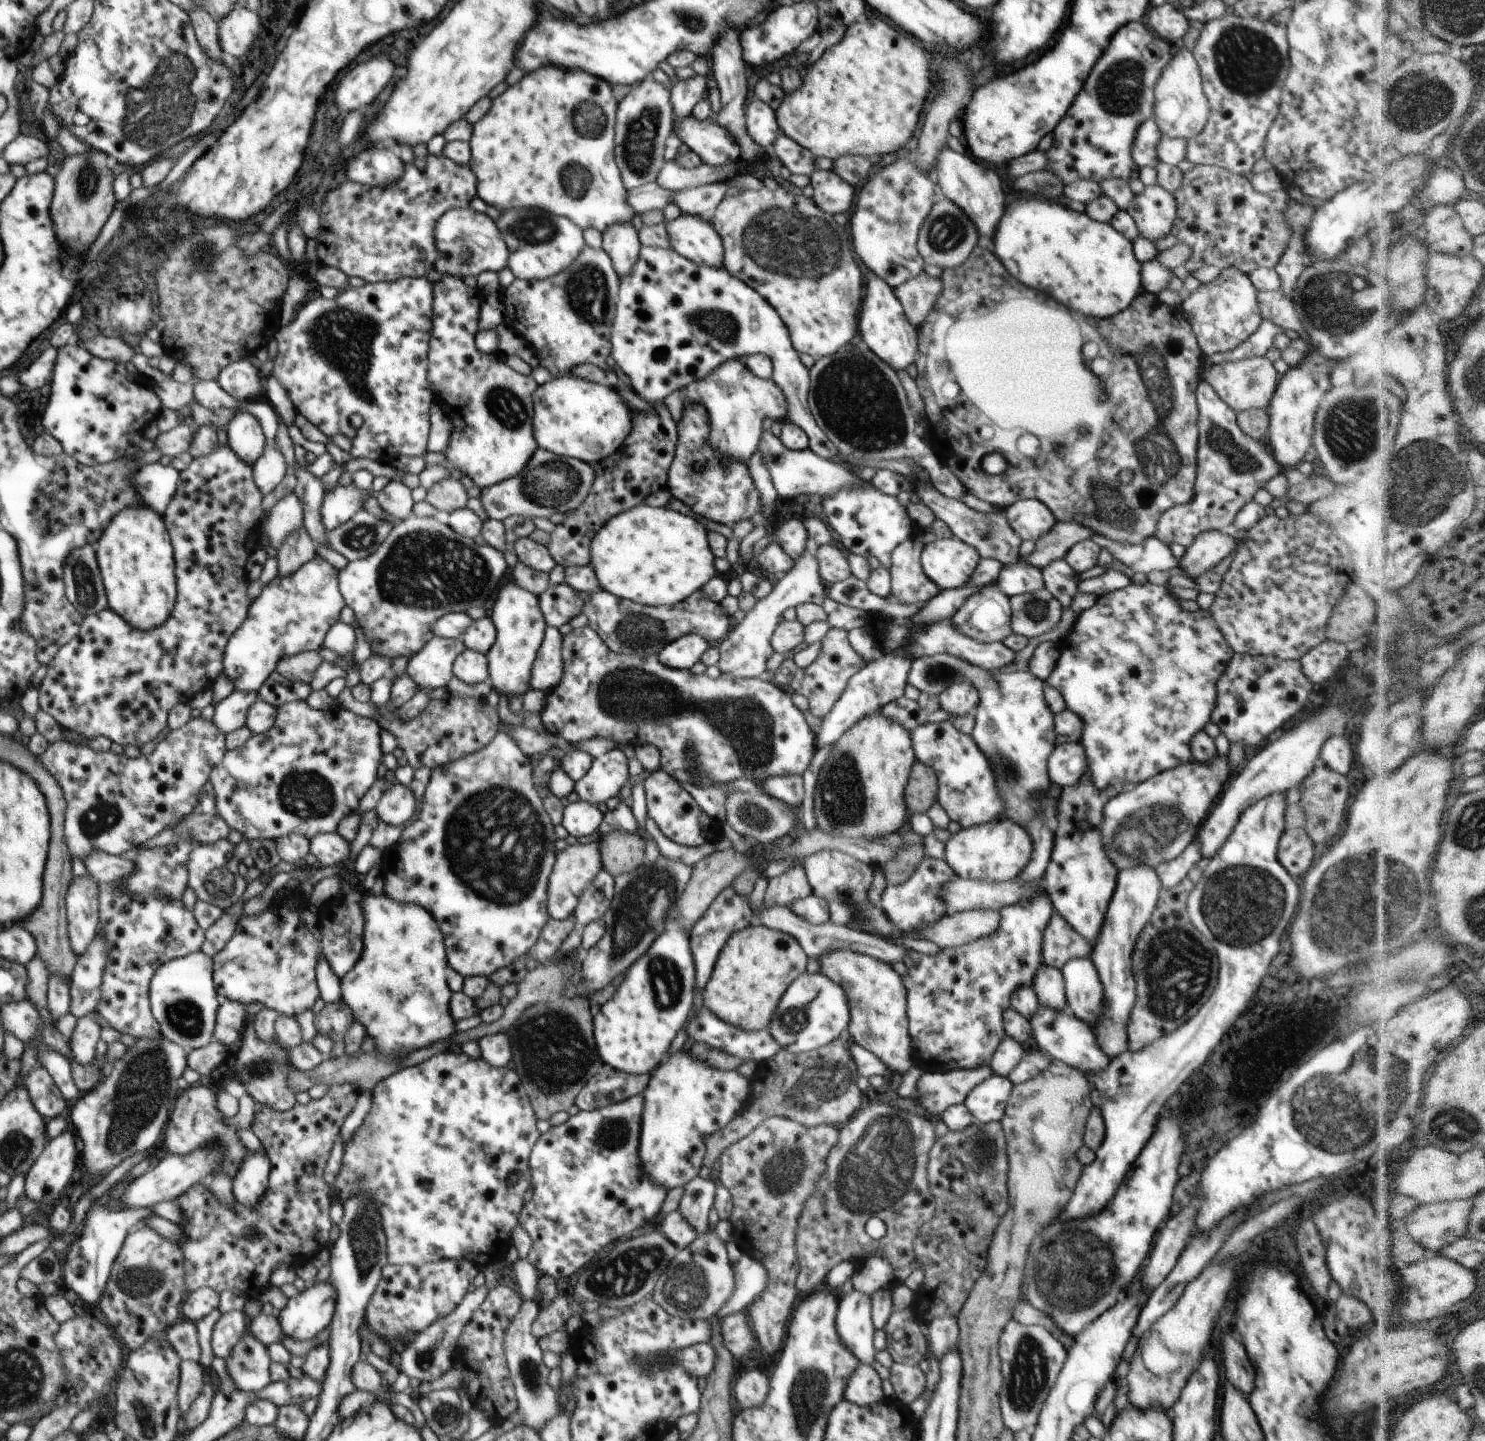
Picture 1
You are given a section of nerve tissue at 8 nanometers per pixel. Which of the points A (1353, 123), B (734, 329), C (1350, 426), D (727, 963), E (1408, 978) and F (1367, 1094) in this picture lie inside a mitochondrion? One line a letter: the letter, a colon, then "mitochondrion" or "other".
A: other
B: mitochondrion
C: mitochondrion
D: other
E: mitochondrion
F: mitochondrion

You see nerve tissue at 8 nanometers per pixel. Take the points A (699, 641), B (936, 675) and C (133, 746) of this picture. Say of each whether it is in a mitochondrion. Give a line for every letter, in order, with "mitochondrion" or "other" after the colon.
A: other
B: mitochondrion
C: other

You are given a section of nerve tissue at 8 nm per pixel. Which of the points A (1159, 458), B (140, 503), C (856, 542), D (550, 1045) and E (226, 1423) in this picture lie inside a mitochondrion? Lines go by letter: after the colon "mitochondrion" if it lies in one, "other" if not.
A: mitochondrion
B: other
C: other
D: mitochondrion
E: other

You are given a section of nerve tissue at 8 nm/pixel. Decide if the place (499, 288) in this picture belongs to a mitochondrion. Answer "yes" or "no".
no

